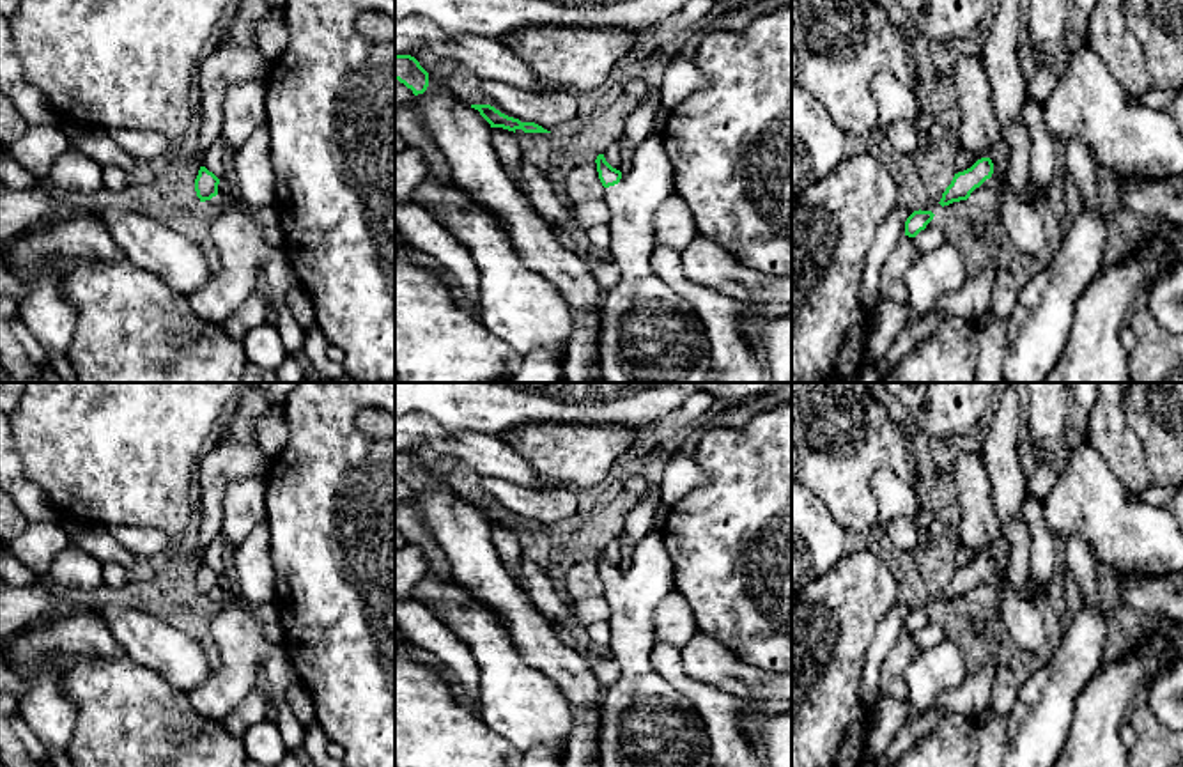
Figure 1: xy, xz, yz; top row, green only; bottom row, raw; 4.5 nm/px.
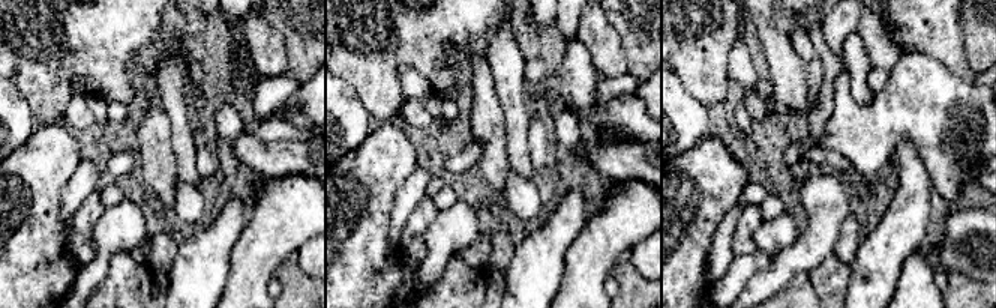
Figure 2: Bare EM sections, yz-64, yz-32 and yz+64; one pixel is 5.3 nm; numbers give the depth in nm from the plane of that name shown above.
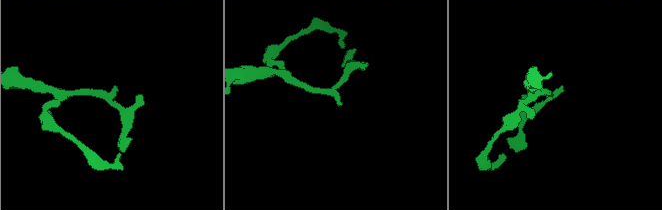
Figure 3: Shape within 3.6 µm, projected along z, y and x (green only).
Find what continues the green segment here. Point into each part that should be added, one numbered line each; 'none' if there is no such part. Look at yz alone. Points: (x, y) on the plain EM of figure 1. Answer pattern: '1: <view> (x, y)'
1: yz (999, 551)

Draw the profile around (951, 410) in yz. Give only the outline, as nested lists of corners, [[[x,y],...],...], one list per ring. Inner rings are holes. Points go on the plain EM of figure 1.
[[[932,383],[926,404],[910,416],[919,448],[983,429],[997,399],[997,383]]]

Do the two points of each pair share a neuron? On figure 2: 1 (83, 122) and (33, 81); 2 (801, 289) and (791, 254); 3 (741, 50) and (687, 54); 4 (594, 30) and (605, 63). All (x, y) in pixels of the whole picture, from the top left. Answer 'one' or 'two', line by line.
1: two
2: two
3: two
4: one

